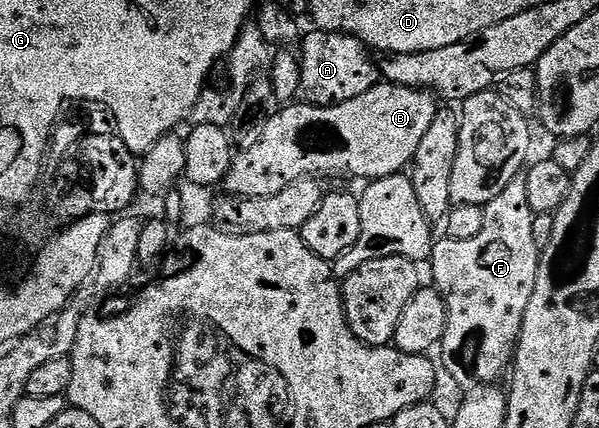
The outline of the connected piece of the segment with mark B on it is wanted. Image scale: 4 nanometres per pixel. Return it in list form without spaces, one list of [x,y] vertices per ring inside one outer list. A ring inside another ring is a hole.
[[[389,83],[373,85],[364,95],[339,105],[298,104],[271,112],[252,147],[231,160],[224,180],[227,194],[241,198],[276,195],[300,179],[322,175],[318,173],[365,179],[402,173],[413,162],[416,147],[440,108],[433,93]]]

